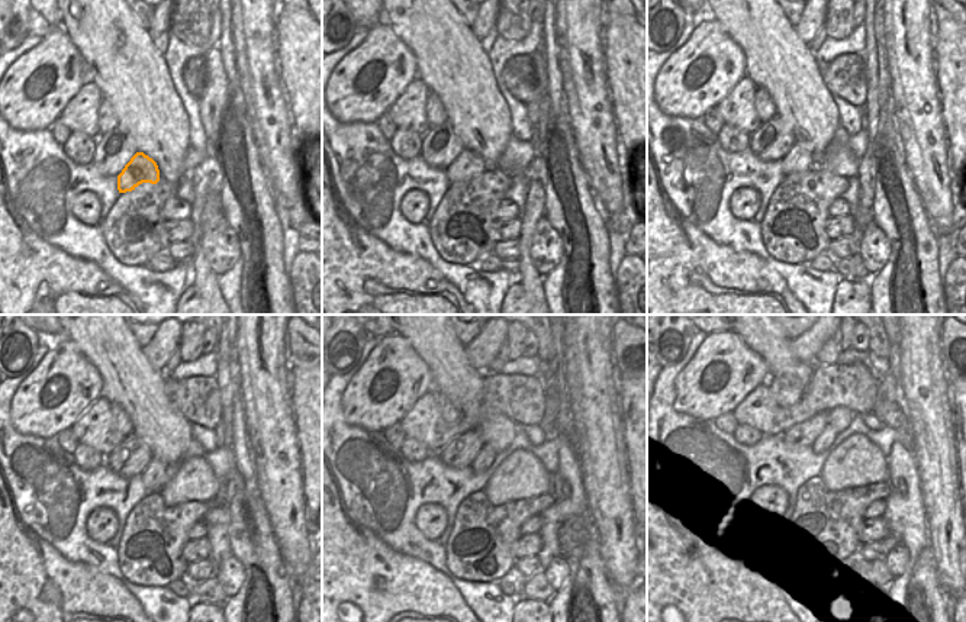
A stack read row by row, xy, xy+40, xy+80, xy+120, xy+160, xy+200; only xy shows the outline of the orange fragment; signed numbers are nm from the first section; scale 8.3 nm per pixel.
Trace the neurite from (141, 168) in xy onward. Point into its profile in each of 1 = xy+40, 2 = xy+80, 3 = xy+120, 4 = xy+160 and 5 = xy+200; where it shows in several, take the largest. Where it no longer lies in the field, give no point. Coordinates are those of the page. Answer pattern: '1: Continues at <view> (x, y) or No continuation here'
1: Continues at xy+40 (469, 164)
2: Continues at xy+80 (798, 158)
3: Continues at xy+120 (157, 473)
4: Continues at xy+160 (485, 458)
5: Continues at xy+200 (823, 442)

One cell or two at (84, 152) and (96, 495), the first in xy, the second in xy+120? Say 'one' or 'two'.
two

